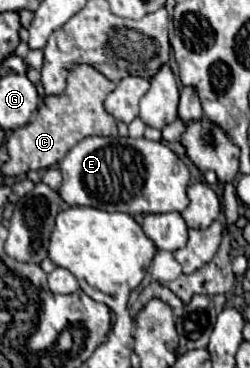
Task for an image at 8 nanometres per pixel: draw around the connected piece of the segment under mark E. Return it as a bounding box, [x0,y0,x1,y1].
[60,137,190,215]

